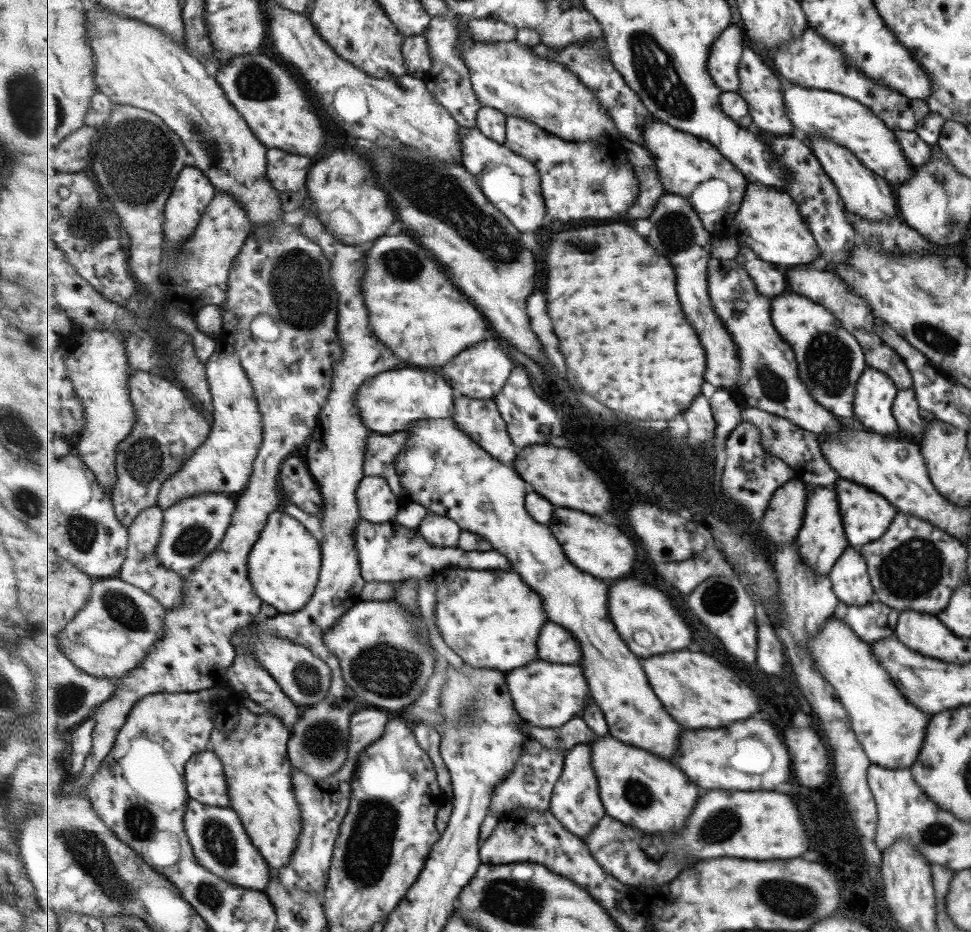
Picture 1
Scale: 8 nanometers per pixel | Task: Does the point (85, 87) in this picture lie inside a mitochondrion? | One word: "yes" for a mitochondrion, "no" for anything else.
no

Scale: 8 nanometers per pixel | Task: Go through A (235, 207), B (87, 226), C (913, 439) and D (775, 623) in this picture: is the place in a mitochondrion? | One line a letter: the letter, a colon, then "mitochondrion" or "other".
A: other
B: mitochondrion
C: other
D: other

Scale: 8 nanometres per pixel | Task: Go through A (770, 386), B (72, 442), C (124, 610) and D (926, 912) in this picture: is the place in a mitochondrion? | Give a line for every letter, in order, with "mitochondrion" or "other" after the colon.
A: mitochondrion
B: other
C: mitochondrion
D: other

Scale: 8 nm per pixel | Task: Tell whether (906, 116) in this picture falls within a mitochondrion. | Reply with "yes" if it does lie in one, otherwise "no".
no

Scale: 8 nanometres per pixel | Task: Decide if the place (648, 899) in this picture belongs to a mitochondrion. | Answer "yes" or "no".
no

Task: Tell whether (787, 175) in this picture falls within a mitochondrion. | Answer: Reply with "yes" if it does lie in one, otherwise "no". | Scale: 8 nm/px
no

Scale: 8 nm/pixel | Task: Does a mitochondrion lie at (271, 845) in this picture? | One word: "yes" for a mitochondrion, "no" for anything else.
no

